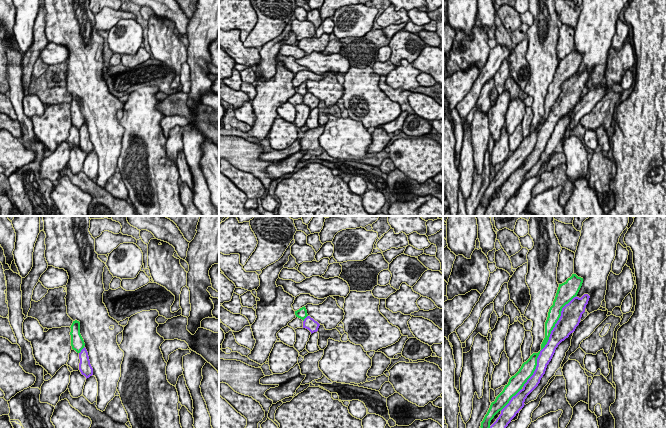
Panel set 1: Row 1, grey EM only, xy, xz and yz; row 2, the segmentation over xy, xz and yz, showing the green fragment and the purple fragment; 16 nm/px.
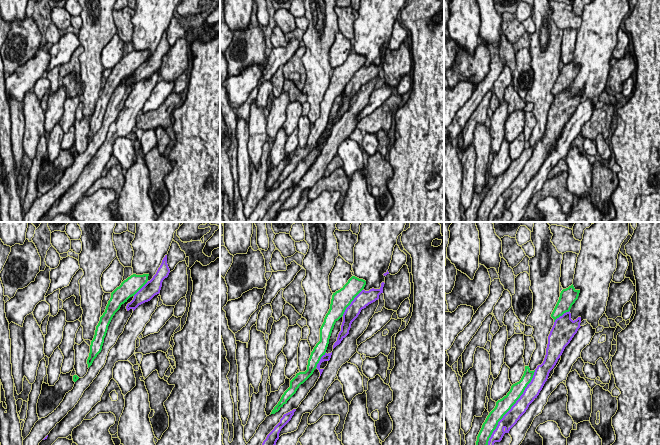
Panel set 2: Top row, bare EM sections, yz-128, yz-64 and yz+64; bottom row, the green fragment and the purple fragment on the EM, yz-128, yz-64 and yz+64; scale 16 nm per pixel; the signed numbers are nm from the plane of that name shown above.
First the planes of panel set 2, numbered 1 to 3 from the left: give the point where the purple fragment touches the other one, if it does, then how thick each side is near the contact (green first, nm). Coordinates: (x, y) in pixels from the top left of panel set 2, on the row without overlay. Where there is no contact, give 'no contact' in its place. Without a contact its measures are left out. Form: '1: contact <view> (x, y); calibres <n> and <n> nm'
1: contact yz-128 (140, 64); calibres 280 and 240 nm
2: contact yz-64 (351, 77); calibres 320 and 240 nm
3: contact yz+64 (510, 184); calibres 240 and 220 nm

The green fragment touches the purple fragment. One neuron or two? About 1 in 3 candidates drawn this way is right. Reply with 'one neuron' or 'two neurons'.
one neuron

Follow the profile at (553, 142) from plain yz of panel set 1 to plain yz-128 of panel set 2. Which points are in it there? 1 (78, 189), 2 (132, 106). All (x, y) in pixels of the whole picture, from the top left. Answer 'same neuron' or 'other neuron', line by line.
1: same neuron
2: same neuron

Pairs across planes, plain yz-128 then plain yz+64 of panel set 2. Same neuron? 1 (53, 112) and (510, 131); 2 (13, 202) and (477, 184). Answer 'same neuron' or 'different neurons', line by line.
1: different neurons
2: different neurons

